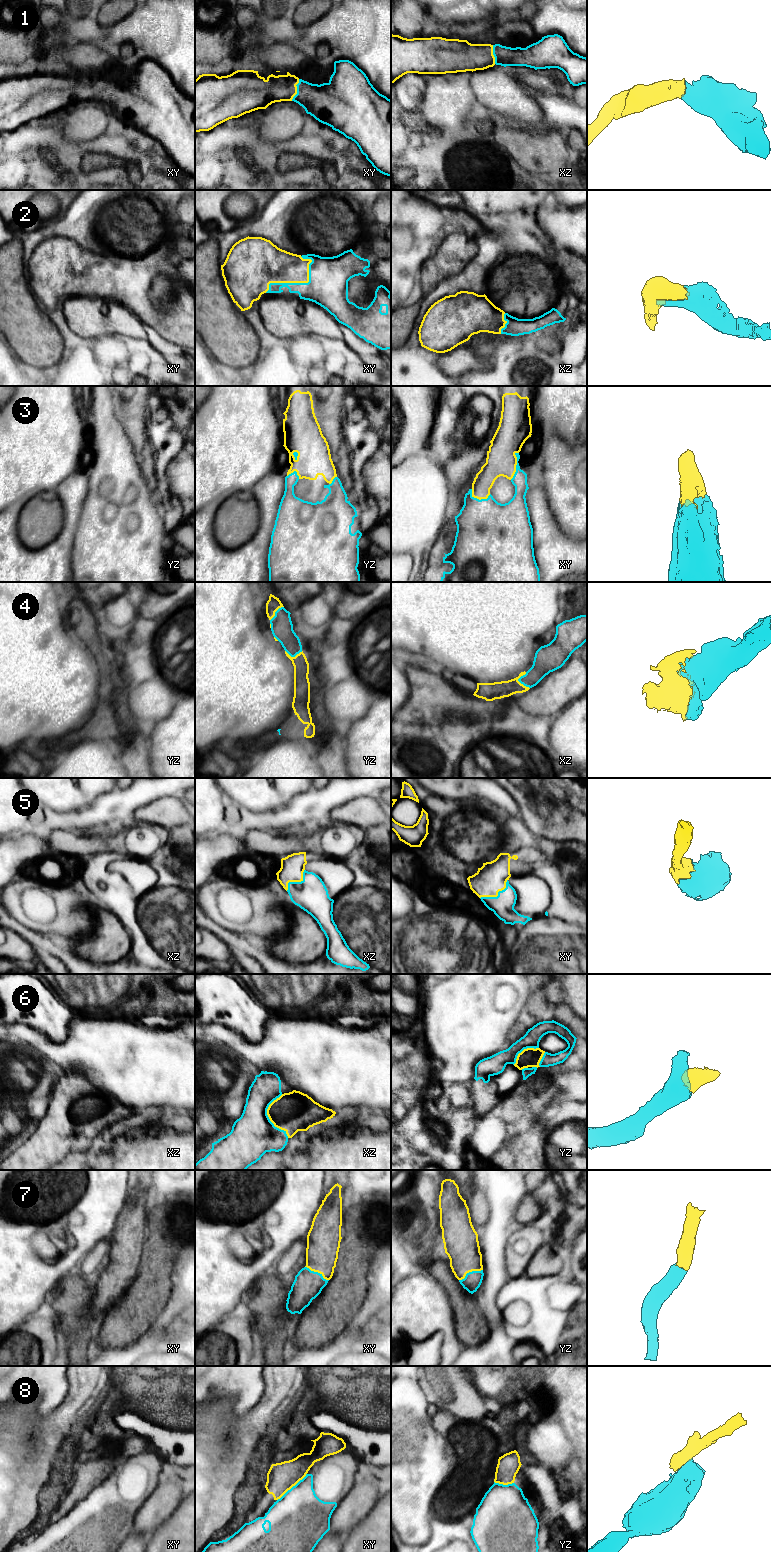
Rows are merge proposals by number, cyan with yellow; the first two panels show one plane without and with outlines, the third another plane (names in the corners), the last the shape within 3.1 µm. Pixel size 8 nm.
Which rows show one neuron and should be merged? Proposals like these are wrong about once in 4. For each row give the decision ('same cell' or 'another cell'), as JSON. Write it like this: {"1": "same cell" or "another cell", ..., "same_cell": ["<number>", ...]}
{"1": "same cell", "2": "same cell", "3": "same cell", "4": "same cell", "5": "same cell", "6": "same cell", "7": "same cell", "8": "another cell", "same_cell": ["1", "2", "3", "4", "5", "6", "7"]}

